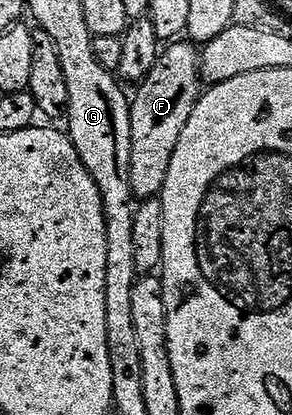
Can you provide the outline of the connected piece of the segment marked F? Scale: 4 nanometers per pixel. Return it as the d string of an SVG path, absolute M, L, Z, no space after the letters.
M187 41L164 46L155 67L138 84L139 92L130 100L131 194L136 200L153 199L163 194L173 149L177 149L177 141L181 141L181 132L189 125L189 117L201 94L199 56L200 52Z

